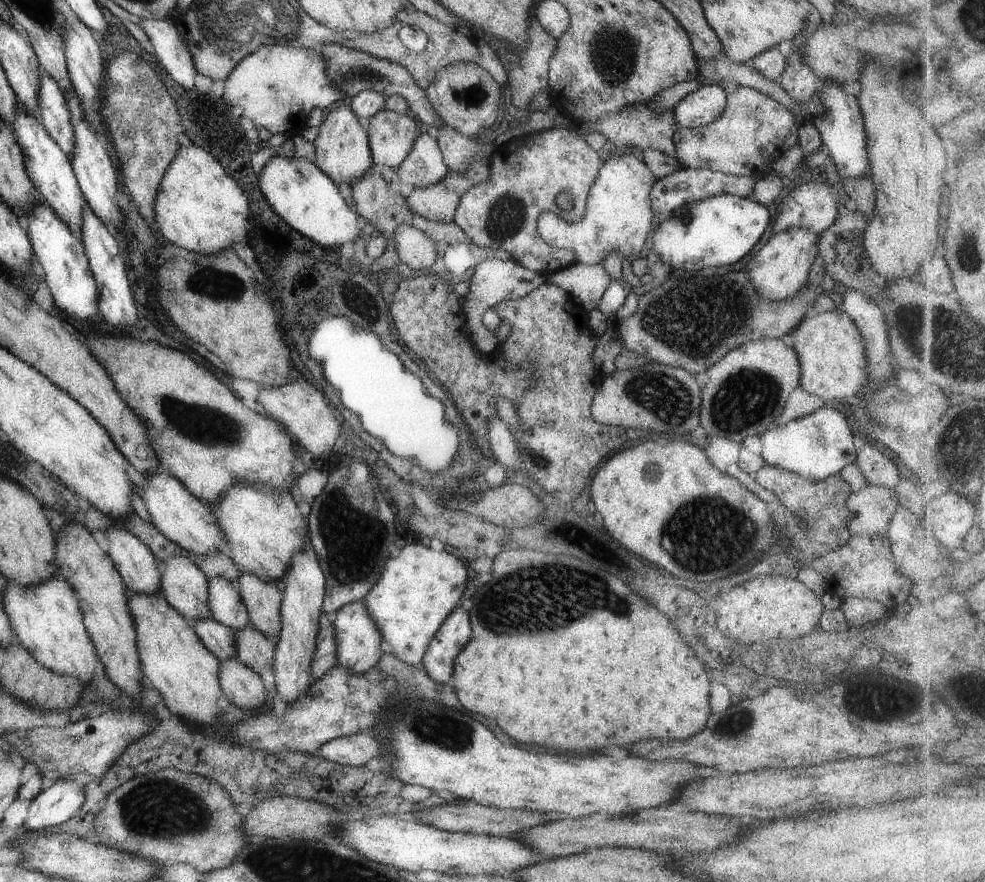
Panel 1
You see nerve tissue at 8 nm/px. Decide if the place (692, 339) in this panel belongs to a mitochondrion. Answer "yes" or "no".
yes

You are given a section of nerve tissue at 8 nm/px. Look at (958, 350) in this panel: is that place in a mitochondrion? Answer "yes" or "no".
yes

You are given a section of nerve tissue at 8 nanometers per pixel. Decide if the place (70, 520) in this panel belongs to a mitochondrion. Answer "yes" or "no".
no

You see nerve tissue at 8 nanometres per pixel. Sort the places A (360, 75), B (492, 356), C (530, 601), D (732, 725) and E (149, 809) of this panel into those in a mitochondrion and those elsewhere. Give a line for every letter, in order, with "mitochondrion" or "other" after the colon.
A: mitochondrion
B: other
C: mitochondrion
D: mitochondrion
E: mitochondrion

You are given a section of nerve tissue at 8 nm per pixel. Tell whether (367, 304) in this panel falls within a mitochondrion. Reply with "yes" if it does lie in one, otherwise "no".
no

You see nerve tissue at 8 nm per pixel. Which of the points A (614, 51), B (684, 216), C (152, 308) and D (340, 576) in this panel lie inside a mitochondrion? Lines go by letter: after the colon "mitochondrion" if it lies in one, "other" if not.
A: mitochondrion
B: other
C: other
D: mitochondrion

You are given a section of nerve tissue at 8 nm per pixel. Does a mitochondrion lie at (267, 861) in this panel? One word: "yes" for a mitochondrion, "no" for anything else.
yes

